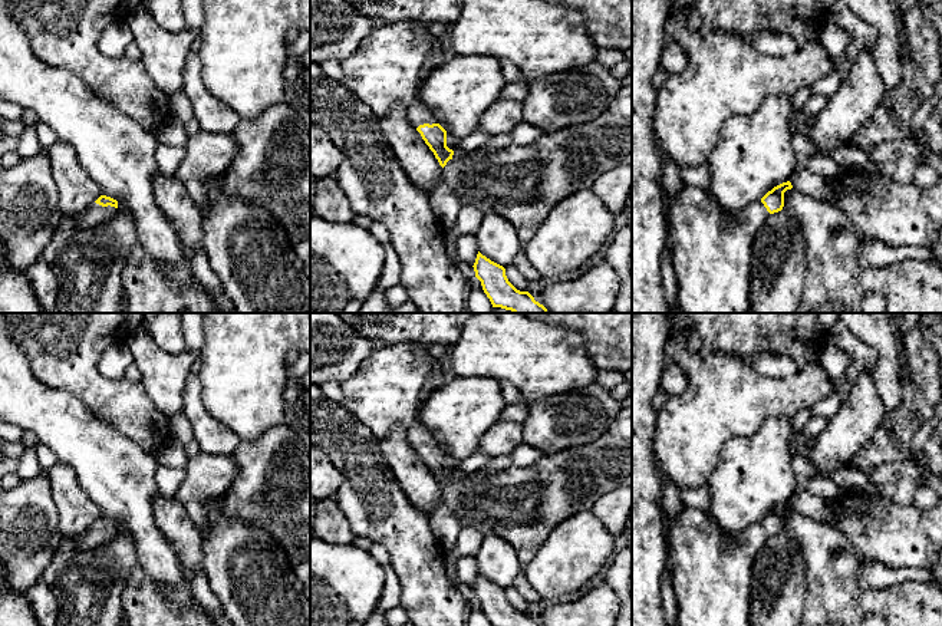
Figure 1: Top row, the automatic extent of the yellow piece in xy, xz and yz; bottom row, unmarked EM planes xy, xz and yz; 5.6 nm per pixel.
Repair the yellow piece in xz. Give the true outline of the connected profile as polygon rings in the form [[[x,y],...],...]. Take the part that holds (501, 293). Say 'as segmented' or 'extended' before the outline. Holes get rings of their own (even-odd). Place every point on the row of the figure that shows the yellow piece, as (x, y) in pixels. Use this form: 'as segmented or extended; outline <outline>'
as segmented; outline [[[480,251],[472,267],[493,307],[513,313],[549,313],[528,291],[520,291],[508,281],[503,266],[491,261]]]

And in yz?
extended; outline [[[790,181],[783,182],[737,215],[724,211],[706,190],[698,187],[684,185],[666,200],[668,244],[682,313],[750,313],[752,241],[768,215],[783,210],[784,192],[791,188]]]

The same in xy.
extended; outline [[[101,195],[83,214],[70,218],[63,215],[60,228],[95,228],[112,218],[116,212],[118,201],[111,197]]]

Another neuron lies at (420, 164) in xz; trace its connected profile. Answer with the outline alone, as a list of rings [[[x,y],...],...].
[[[402,102],[393,105],[389,116],[381,118],[381,128],[409,181],[429,197],[441,177],[442,167],[409,122]]]

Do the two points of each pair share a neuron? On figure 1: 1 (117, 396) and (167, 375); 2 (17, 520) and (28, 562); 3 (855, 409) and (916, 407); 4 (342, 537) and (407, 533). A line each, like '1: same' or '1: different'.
1: different
2: same
3: different
4: different

